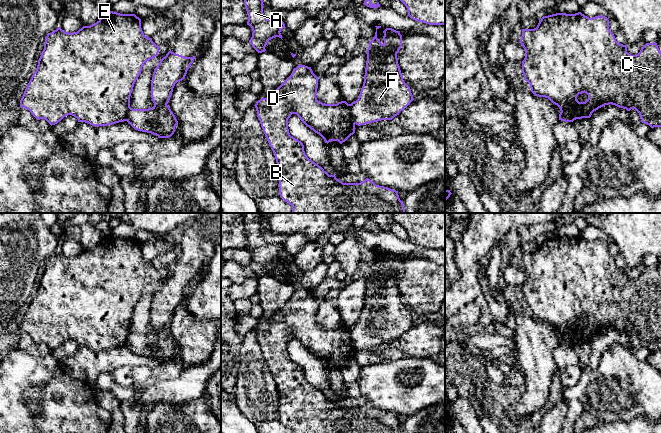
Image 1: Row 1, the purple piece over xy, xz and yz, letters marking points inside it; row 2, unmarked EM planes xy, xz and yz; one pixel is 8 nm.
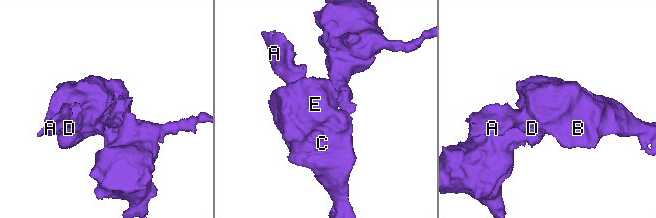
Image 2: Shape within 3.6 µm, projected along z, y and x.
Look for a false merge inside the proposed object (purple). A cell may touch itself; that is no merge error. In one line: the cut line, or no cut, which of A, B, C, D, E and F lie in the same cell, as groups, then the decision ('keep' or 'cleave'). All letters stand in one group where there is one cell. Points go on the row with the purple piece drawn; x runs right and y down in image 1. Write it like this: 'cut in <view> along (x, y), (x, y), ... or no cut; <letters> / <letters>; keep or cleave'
cut in xz along (348, 104), (351, 110), (351, 118), (355, 123); A B C D E / F; cleave

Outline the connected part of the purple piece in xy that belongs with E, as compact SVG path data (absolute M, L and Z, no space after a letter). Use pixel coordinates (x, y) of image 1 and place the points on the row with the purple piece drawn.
M104 13L90 26L68 33L58 27L45 37L44 49L38 60L24 94L20 107L26 108L37 119L45 119L51 126L64 117L72 115L78 122L92 126L107 126L126 121L130 110L130 96L143 65L159 53L159 46L146 37L141 28L141 19L135 14Z

